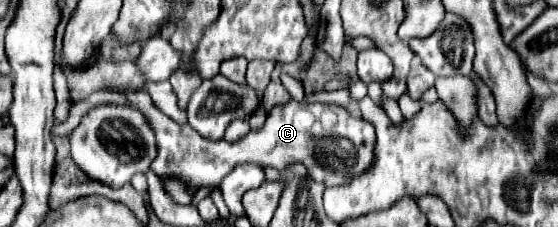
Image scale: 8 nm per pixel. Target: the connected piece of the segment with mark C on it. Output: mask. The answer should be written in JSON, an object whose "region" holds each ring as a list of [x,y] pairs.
{"region":[[[127,91],[131,107],[137,107],[145,117],[149,119],[151,127],[157,135],[157,159],[151,163],[151,169],[155,175],[159,175],[163,181],[181,181],[187,189],[199,189],[205,185],[217,187],[225,175],[233,171],[239,163],[257,163],[277,169],[285,177],[285,169],[293,165],[293,161],[303,163],[309,169],[311,175],[311,159],[317,163],[317,141],[323,137],[345,137],[355,145],[357,157],[351,163],[351,177],[363,173],[373,163],[373,143],[375,143],[375,129],[369,121],[363,117],[351,115],[341,105],[325,105],[325,103],[309,103],[309,101],[295,101],[289,99],[285,105],[275,105],[267,113],[267,121],[259,131],[249,131],[241,141],[229,143],[225,139],[221,141],[209,141],[201,137],[195,129],[189,125],[179,125],[173,119],[169,119],[163,111],[155,107],[149,93],[139,91]]]}

